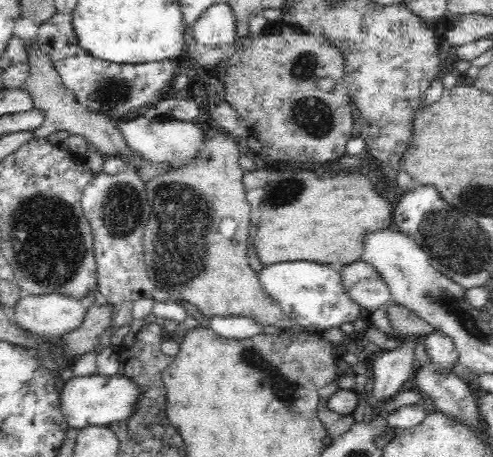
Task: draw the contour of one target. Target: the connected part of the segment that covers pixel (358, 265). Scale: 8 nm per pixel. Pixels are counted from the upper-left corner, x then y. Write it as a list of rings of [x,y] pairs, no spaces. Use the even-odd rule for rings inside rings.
[[[356,261],[342,268],[342,283],[347,294],[366,313],[391,303],[391,293],[376,268],[364,261]]]

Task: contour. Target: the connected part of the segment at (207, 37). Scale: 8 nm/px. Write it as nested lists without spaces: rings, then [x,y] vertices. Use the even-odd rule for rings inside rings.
[[[215,2],[200,14],[191,29],[196,44],[226,47],[234,40],[235,19],[227,3]]]

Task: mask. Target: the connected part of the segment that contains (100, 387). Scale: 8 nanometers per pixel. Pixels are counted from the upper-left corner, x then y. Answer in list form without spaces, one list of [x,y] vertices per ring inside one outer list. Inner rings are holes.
[[[87,375],[68,377],[59,401],[64,418],[72,428],[81,429],[88,426],[108,427],[114,422],[124,422],[131,418],[135,406],[139,404],[138,383],[124,375]]]

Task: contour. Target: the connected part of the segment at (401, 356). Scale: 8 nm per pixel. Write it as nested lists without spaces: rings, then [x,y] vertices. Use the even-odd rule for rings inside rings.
[[[409,336],[400,340],[400,346],[386,350],[372,362],[374,388],[370,402],[375,408],[403,390],[414,372],[416,347],[421,339]]]

